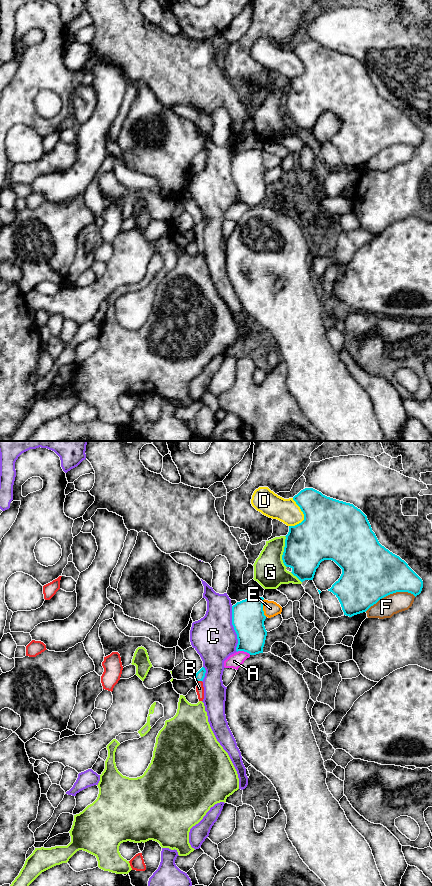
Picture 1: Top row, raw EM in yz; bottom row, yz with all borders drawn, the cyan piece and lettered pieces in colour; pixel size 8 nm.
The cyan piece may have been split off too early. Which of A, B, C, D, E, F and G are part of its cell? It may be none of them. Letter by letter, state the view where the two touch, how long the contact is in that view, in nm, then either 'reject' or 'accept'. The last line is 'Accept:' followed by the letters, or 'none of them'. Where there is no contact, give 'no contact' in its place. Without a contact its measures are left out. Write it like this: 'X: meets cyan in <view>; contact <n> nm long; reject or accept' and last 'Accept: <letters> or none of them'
A: meets cyan in yz; contact 110 nm long; reject
B: meets cyan in yz; contact 40 nm long; accept
C: meets cyan in yz; contact 380 nm long; reject
D: meets cyan in yz; contact 240 nm long; reject
E: meets cyan in yz; contact 150 nm long; reject
F: meets cyan in yz; contact 420 nm long; reject
G: meets cyan in yz; contact 260 nm long; reject
Accept: B

